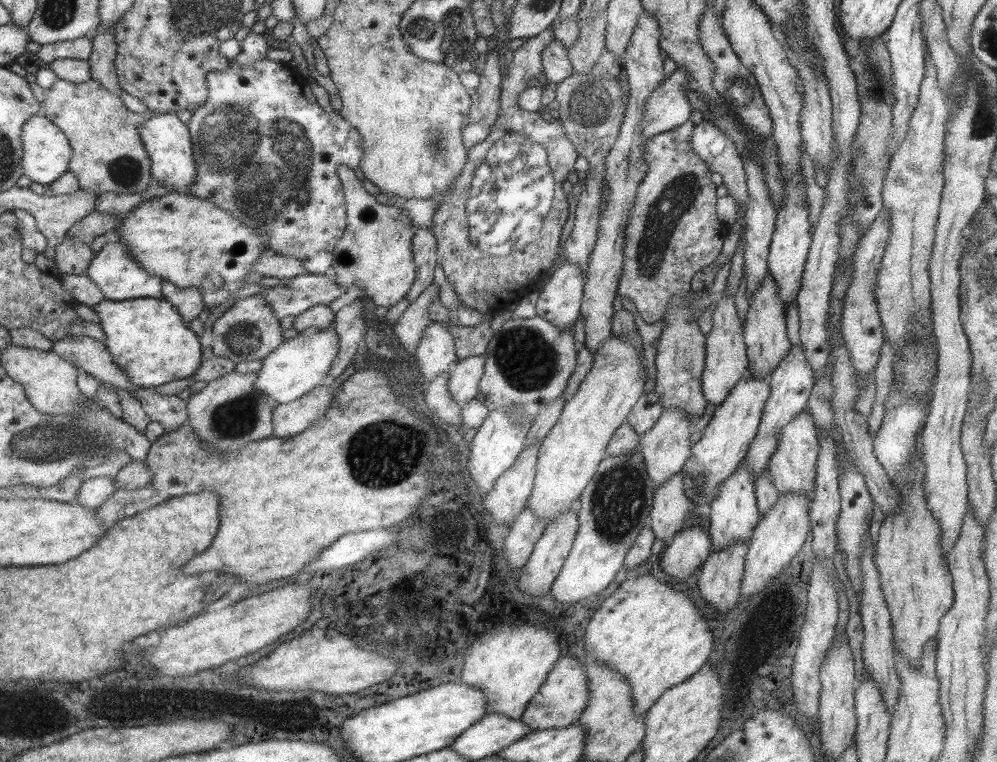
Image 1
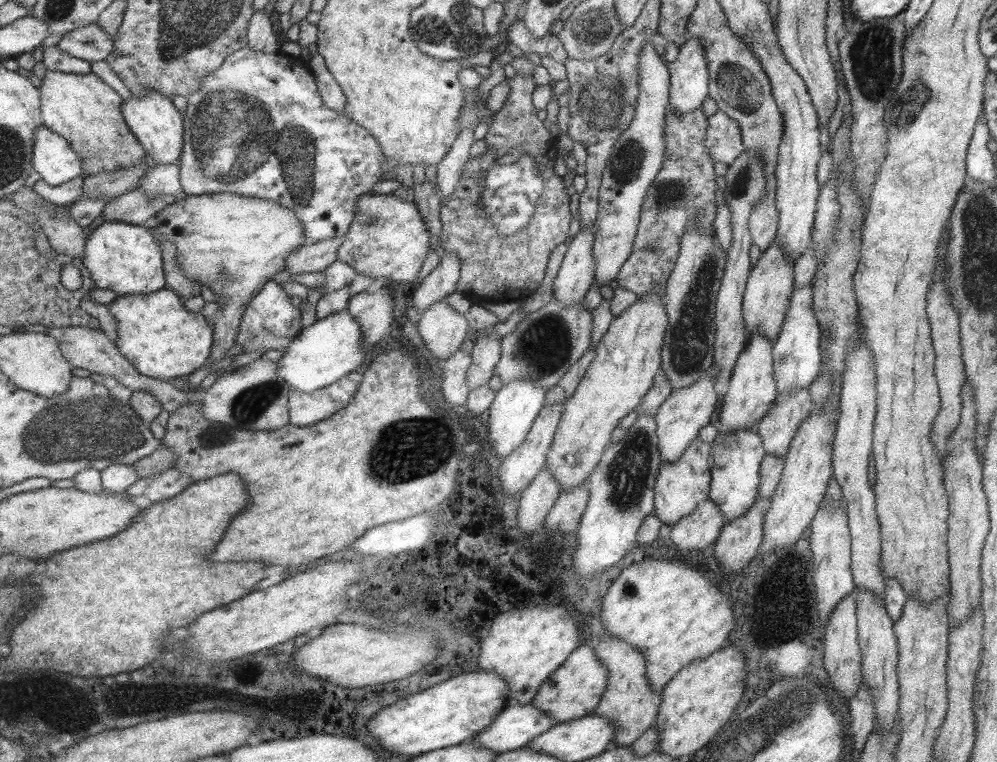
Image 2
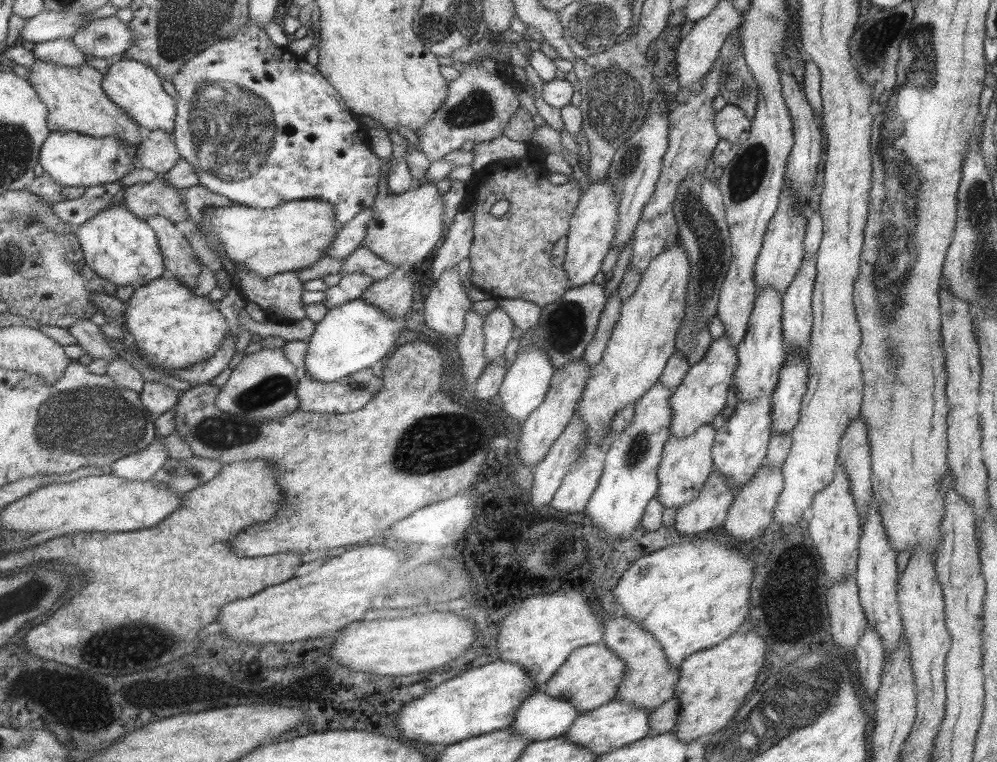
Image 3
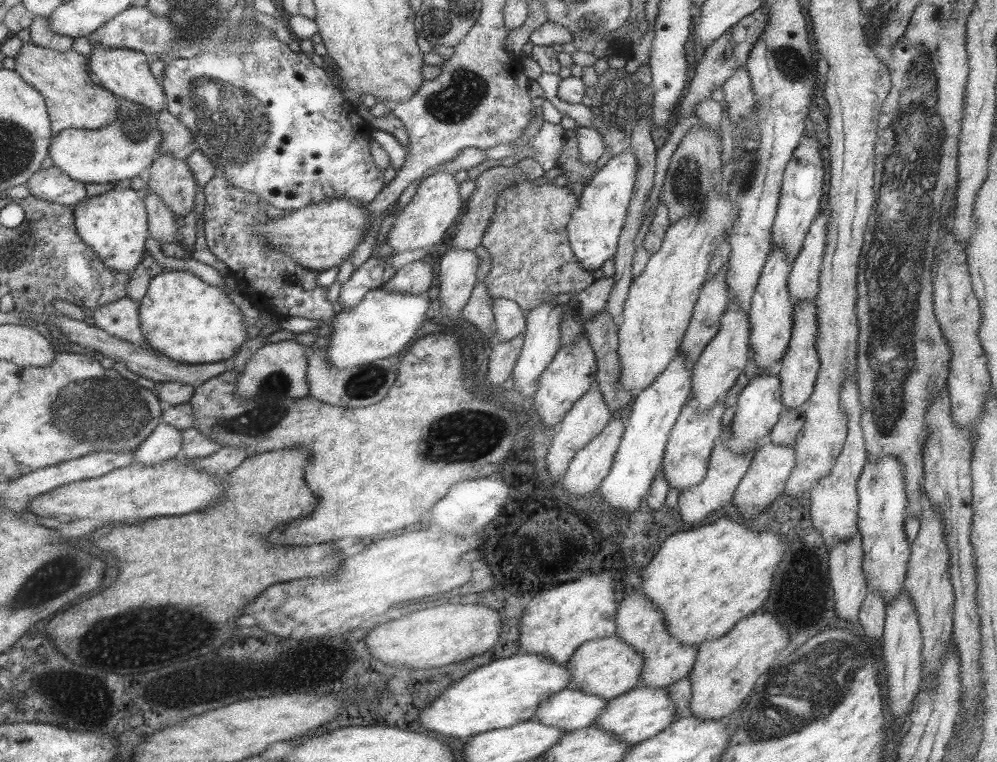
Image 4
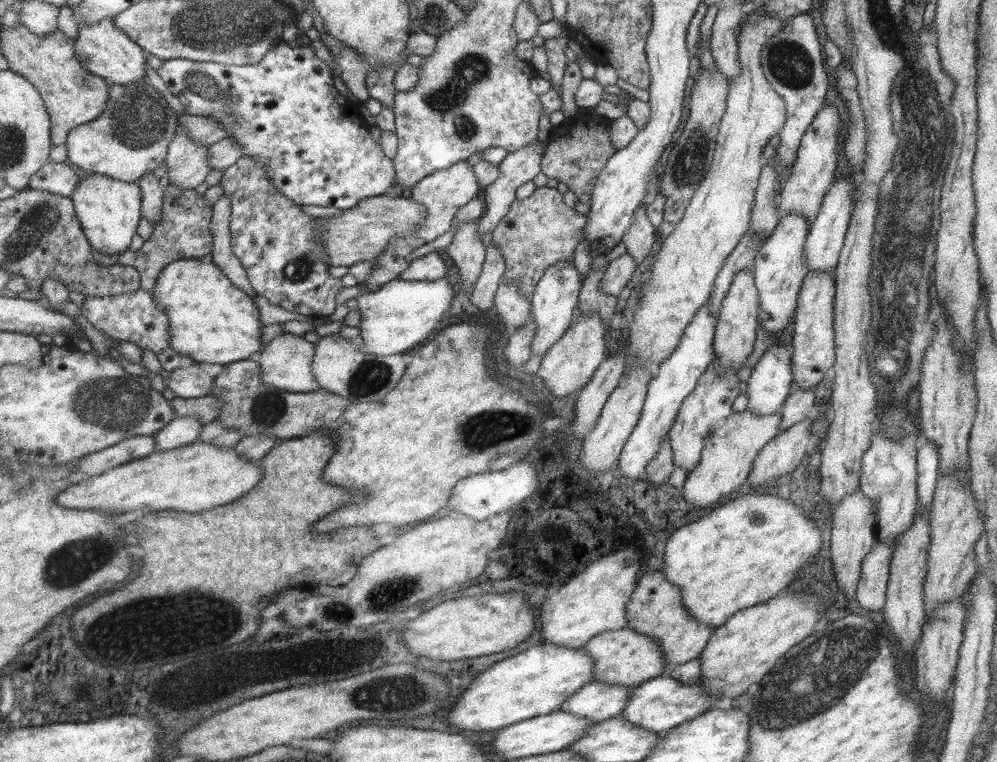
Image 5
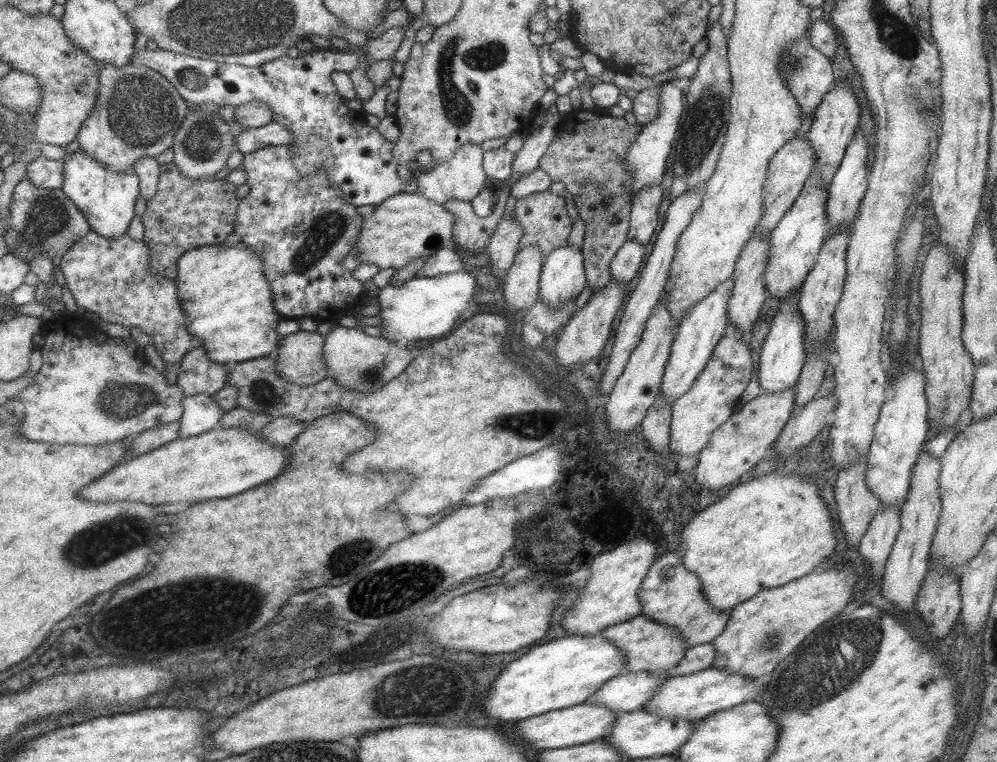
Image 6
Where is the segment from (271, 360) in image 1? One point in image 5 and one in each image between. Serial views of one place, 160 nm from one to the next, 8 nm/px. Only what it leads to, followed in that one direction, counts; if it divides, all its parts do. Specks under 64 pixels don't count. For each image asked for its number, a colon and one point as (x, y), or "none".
2: (321, 355)
3: (352, 336)
4: (381, 323)
5: (398, 314)

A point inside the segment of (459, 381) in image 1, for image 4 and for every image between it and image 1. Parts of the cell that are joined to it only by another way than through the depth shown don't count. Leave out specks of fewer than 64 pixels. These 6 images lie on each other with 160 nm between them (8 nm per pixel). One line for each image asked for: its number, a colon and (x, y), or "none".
2: (484, 354)
3: (497, 327)
4: (509, 321)

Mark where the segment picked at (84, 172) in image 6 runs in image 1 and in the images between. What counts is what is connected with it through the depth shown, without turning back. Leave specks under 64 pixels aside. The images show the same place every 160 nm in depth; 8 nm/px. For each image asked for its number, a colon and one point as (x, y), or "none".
1: (116, 272)
2: (125, 258)
3: (119, 246)
4: (115, 224)
5: (110, 210)

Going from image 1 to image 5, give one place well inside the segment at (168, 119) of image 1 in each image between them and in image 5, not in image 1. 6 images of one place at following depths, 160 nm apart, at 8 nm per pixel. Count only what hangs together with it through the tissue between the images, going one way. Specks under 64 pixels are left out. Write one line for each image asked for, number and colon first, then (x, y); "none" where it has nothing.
2: (159, 126)
3: (135, 87)
4: (127, 73)
5: (103, 49)

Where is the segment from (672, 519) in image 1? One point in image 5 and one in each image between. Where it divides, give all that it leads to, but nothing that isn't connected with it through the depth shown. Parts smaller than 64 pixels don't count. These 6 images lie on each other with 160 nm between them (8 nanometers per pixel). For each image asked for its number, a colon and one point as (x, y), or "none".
2: (681, 485)
3: (686, 463)
4: (689, 445)
5: (709, 404)

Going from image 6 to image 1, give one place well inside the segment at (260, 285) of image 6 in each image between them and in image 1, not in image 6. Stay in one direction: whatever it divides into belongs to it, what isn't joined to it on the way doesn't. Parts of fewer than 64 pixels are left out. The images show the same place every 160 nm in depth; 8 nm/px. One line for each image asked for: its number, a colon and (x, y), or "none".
1: (147, 338)
2: (161, 338)
3: (173, 328)
4: (190, 321)
5: (211, 320)

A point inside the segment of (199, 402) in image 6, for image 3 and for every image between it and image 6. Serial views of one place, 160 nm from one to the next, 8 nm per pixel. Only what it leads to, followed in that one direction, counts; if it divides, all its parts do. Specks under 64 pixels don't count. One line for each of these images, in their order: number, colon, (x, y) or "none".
3: (144, 465)
4: (165, 443)
5: (183, 431)

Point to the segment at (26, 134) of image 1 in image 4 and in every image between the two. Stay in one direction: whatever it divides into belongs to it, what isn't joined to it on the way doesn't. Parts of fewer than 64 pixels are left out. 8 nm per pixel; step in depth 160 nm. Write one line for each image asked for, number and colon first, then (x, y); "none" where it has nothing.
2: (56, 162)
3: (73, 159)
4: (127, 148)

